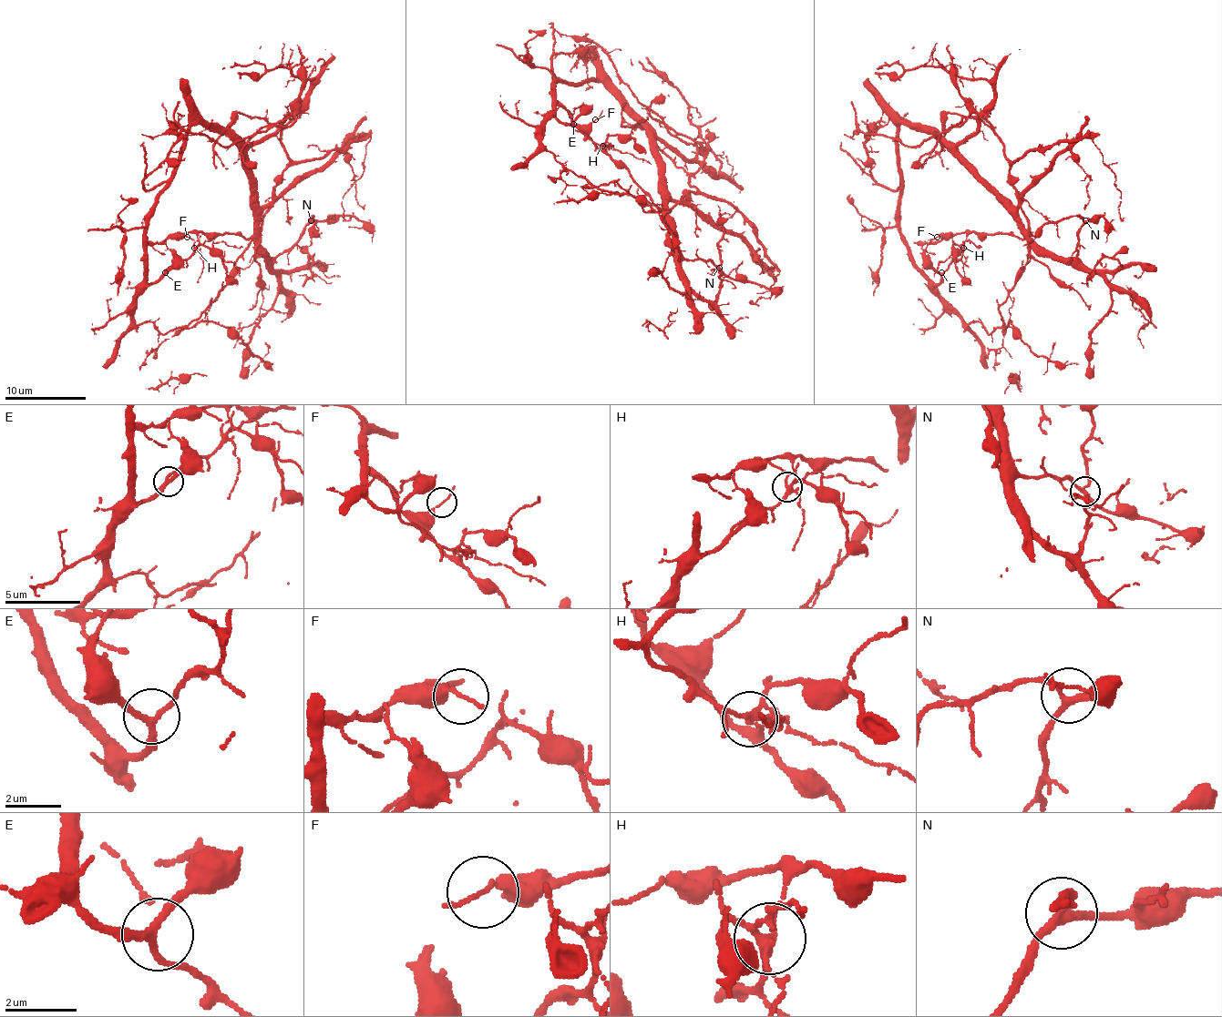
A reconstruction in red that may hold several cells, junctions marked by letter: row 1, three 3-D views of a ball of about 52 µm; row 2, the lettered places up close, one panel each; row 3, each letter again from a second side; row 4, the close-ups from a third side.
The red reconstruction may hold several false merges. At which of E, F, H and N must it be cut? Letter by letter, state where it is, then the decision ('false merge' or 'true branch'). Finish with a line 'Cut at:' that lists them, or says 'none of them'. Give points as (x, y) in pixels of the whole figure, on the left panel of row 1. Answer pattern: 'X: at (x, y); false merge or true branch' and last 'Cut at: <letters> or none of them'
E: at (165, 272); true branch
F: at (187, 237); true branch
H: at (194, 248); false merge
N: at (311, 220); true branch
Cut at: H

